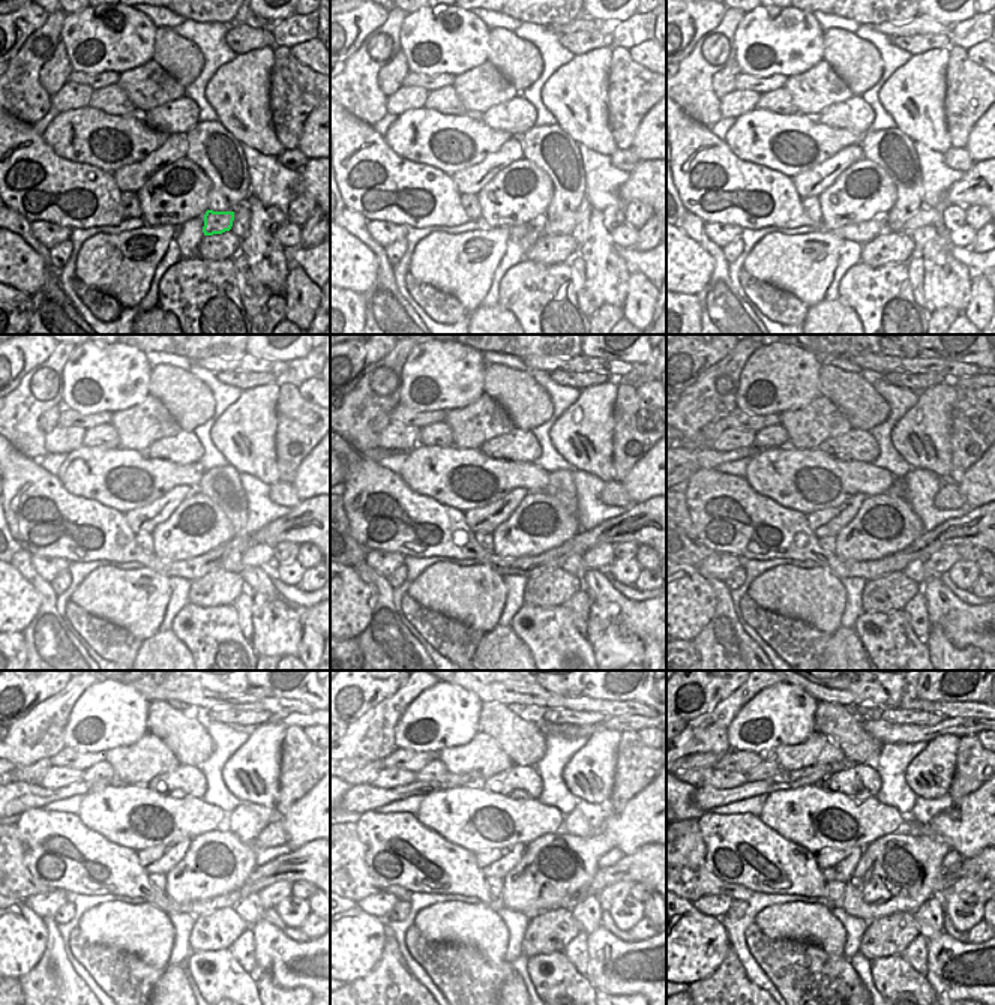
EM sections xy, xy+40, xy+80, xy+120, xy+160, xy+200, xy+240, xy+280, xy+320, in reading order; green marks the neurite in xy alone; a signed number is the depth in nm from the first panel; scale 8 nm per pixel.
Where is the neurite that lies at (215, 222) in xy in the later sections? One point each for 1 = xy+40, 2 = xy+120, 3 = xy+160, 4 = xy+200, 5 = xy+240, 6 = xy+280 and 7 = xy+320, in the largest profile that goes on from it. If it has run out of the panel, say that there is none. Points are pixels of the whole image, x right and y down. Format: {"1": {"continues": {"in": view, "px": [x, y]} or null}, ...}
{"1": {"continues": {"in": "xy+40", "px": [565, 225]}}, "2": {"continues": {"in": "xy+120", "px": [258, 554]}}, "3": {"continues": {"in": "xy+160", "px": [602, 555]}}, "4": {"continues": {"in": "xy+200", "px": [943, 560]}}, "5": {"continues": {"in": "xy+240", "px": [270, 896]}}, "6": {"continues": {"in": "xy+280", "px": [607, 896]}}, "7": {"continues": {"in": "xy+320", "px": [961, 884]}}}

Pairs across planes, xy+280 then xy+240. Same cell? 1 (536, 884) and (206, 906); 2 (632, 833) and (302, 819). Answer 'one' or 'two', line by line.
1: two
2: one

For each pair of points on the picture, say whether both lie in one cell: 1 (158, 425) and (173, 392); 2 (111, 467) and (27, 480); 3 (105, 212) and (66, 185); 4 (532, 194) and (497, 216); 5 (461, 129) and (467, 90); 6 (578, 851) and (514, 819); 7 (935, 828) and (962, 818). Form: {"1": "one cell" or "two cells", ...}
{"1": "two cells", "2": "two cells", "3": "one cell", "4": "one cell", "5": "two cells", "6": "two cells", "7": "one cell"}

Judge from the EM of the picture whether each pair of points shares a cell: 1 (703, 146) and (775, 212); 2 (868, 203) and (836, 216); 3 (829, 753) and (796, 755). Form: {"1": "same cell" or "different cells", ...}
{"1": "same cell", "2": "same cell", "3": "same cell"}

